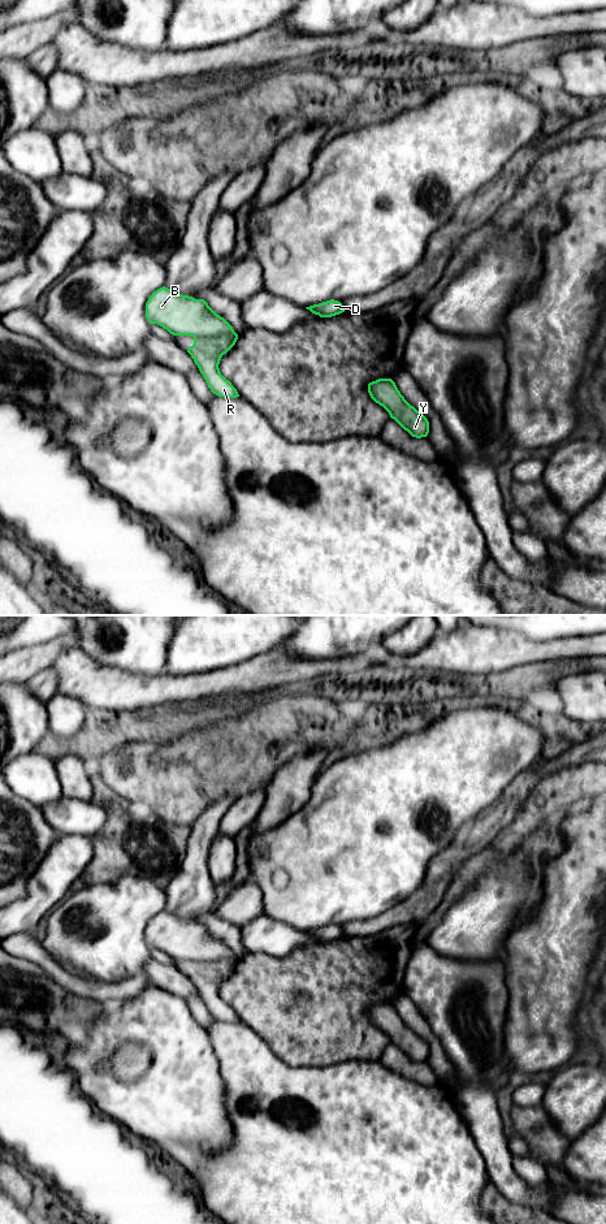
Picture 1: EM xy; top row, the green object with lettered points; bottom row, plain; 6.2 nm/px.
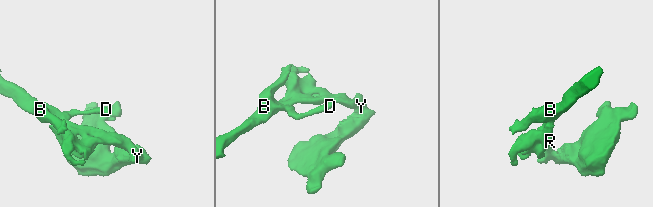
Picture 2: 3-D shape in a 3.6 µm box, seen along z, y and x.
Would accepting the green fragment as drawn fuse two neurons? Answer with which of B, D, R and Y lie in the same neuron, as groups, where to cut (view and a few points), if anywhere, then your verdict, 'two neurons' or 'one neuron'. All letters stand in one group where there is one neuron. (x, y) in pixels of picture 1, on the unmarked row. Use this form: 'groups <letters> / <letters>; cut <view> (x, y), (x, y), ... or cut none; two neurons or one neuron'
groups B D / R Y; cut xy (236, 957), (226, 956), (194, 961); two neurons

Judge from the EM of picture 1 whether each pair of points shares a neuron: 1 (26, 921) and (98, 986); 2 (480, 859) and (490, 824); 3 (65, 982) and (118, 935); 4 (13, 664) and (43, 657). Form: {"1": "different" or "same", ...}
{"1": "different", "2": "different", "3": "different", "4": "same"}

